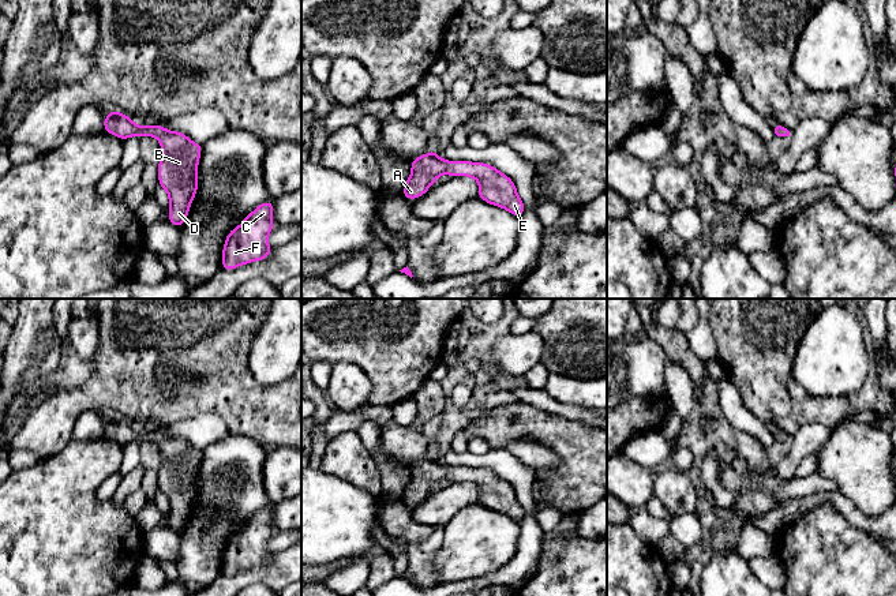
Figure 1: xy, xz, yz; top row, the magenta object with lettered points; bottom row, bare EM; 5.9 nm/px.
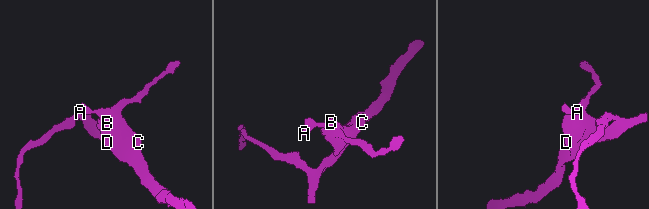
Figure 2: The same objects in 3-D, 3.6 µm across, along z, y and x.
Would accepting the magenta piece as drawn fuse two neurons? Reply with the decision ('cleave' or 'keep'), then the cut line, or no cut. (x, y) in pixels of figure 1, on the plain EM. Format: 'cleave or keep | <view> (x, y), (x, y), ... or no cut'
keep | no cut

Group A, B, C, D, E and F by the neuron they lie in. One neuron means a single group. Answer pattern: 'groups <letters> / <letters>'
groups A B C D E F

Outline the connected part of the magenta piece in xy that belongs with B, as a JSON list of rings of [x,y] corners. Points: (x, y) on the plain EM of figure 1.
[[[115,415],[104,423],[104,435],[121,446],[143,441],[158,445],[162,453],[162,464],[157,469],[158,488],[169,501],[168,526],[181,533],[198,496],[202,450],[190,446],[184,438],[168,436],[160,428],[136,431],[131,423]]]

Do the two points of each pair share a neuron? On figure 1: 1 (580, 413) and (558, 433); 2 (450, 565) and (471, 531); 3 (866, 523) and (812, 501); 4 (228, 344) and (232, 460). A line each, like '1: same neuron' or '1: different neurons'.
1: different neurons
2: same neuron
3: same neuron
4: different neurons

